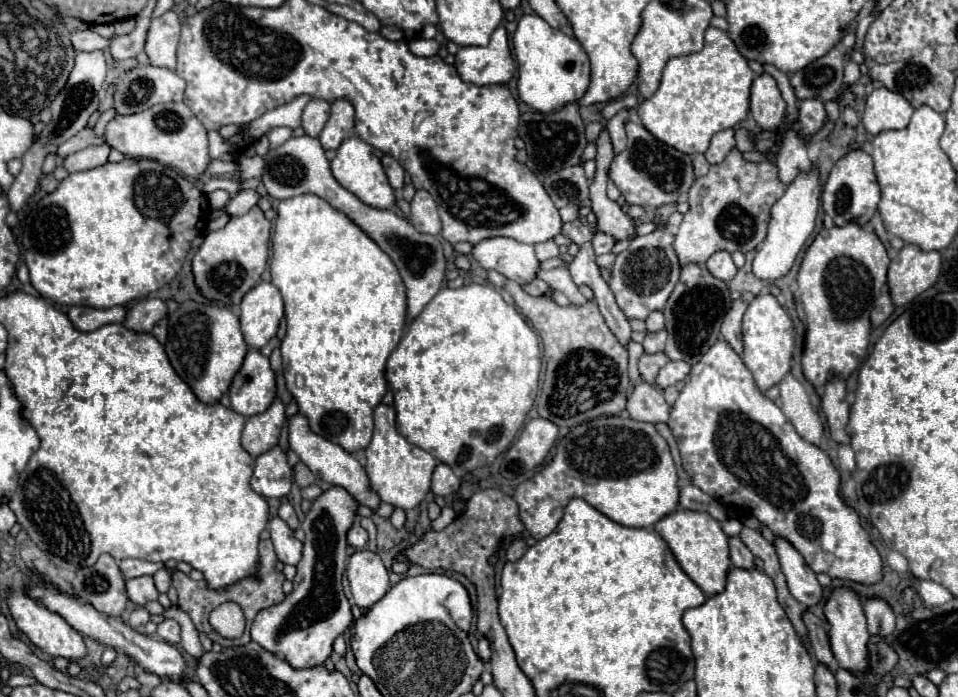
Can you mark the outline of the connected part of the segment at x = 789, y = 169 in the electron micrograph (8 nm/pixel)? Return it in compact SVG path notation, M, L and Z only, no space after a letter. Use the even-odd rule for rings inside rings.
M785 132L781 152L777 154L777 170L779 170L779 180L787 186L799 172L811 172L811 160L807 156L807 146L795 132Z

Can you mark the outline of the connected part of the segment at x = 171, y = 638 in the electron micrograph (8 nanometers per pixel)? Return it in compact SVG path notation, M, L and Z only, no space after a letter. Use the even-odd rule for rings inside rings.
M167 618L167 620L163 620L163 622L159 624L157 636L163 638L165 642L175 644L175 642L181 640L181 626L177 624L177 620L169 620L169 618Z

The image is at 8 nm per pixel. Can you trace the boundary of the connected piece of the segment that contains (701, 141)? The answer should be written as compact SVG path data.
M707 28L705 46L687 56L675 56L663 68L657 92L637 108L643 126L663 144L685 152L701 154L709 148L713 134L737 126L749 112L749 88L755 74L735 48L727 32Z

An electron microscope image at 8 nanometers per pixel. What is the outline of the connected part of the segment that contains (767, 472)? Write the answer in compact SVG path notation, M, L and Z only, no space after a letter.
M723 338L717 340L717 342L703 354L703 358L699 360L699 364L695 364L695 366L691 368L691 380L685 384L685 388L681 390L677 402L675 402L673 410L671 410L669 428L671 428L671 434L673 434L675 440L677 440L677 446L679 446L679 452L681 452L681 462L683 462L683 468L687 470L687 474L691 476L691 482L693 482L695 486L699 486L703 492L707 492L709 496L713 496L715 500L721 500L721 502L727 502L727 504L735 504L735 506L739 506L739 502L741 502L741 506L745 506L759 522L767 524L767 526L773 530L775 536L781 536L781 538L789 540L789 542L797 548L797 552L801 552L801 556L805 558L807 566L809 566L813 572L827 572L827 574L831 574L831 576L845 578L845 580L853 580L853 582L863 582L863 584L875 584L875 582L881 580L881 566L883 566L881 556L879 556L877 548L871 544L867 532L861 528L857 512L855 512L853 508L849 508L849 506L841 500L841 496L839 496L839 472L837 472L837 468L833 466L831 458L829 458L821 448L817 448L815 444L803 440L803 438L795 432L793 424L787 420L787 416L781 412L781 408L779 408L775 402L771 402L769 398L765 398L763 392L759 392L759 388L755 386L753 374L745 368L741 356L739 356Z

